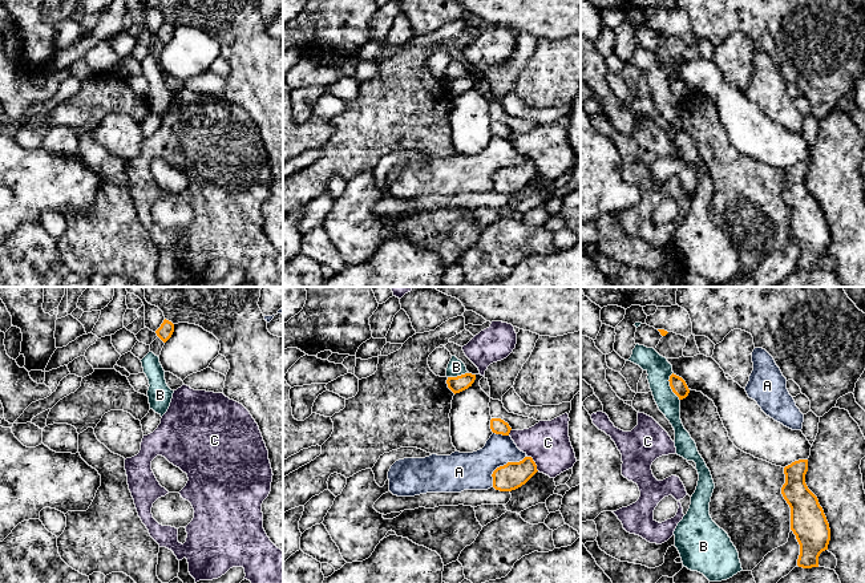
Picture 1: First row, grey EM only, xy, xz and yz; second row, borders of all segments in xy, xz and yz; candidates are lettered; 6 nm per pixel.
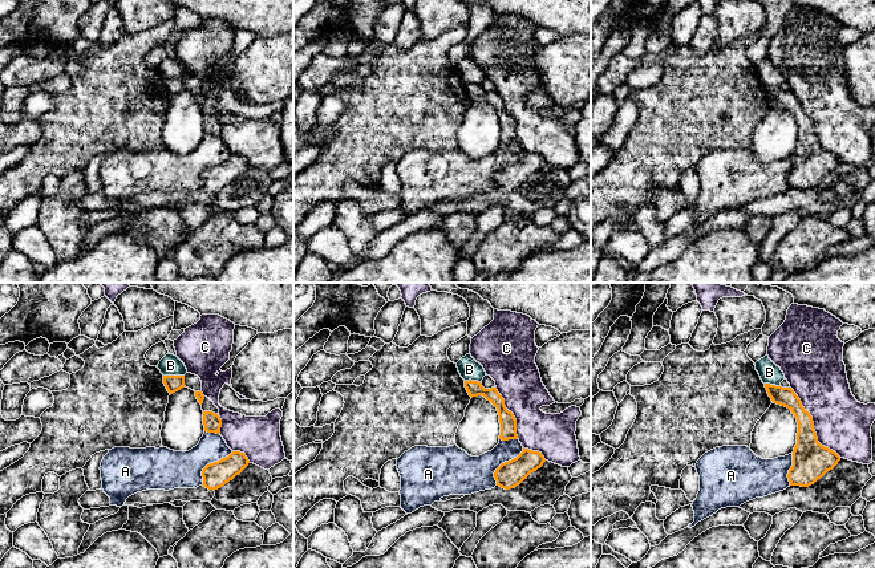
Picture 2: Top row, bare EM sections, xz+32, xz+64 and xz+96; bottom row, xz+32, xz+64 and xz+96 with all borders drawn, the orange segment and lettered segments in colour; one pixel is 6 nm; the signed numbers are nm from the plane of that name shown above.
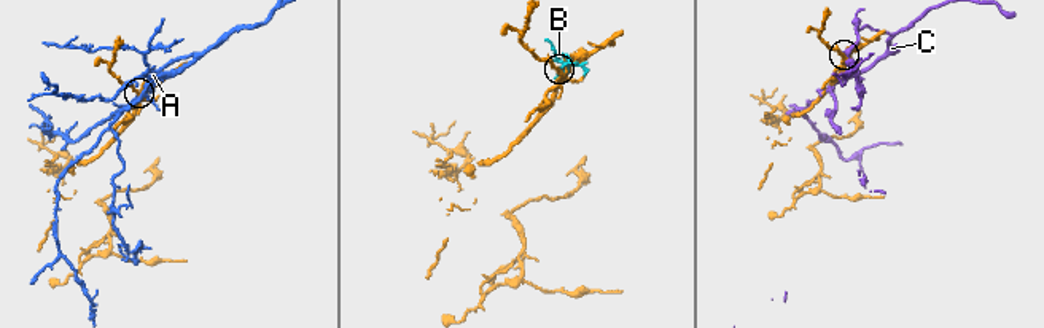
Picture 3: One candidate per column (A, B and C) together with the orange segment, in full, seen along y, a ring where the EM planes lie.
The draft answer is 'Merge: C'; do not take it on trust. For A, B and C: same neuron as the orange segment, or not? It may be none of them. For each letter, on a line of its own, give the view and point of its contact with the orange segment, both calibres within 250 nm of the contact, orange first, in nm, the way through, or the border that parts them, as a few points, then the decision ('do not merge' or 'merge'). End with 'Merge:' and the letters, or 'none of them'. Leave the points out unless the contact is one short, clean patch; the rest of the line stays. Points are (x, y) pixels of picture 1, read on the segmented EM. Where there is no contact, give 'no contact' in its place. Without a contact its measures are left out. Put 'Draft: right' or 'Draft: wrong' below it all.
A: meets orange in xz at (504, 465); 160 nm thick on the orange side, 220 nm on the other; do not merge
B: meets orange in yz at (670, 385); 90 nm thick on the orange side, 150 nm on the other; border along yz (672, 372), (669, 385), (679, 400); do not merge
C: meets orange in xz at (534, 462); 160 nm thick on the orange side, 260 nm on the other; do not merge
Merge: none of them
Draft: wrong

